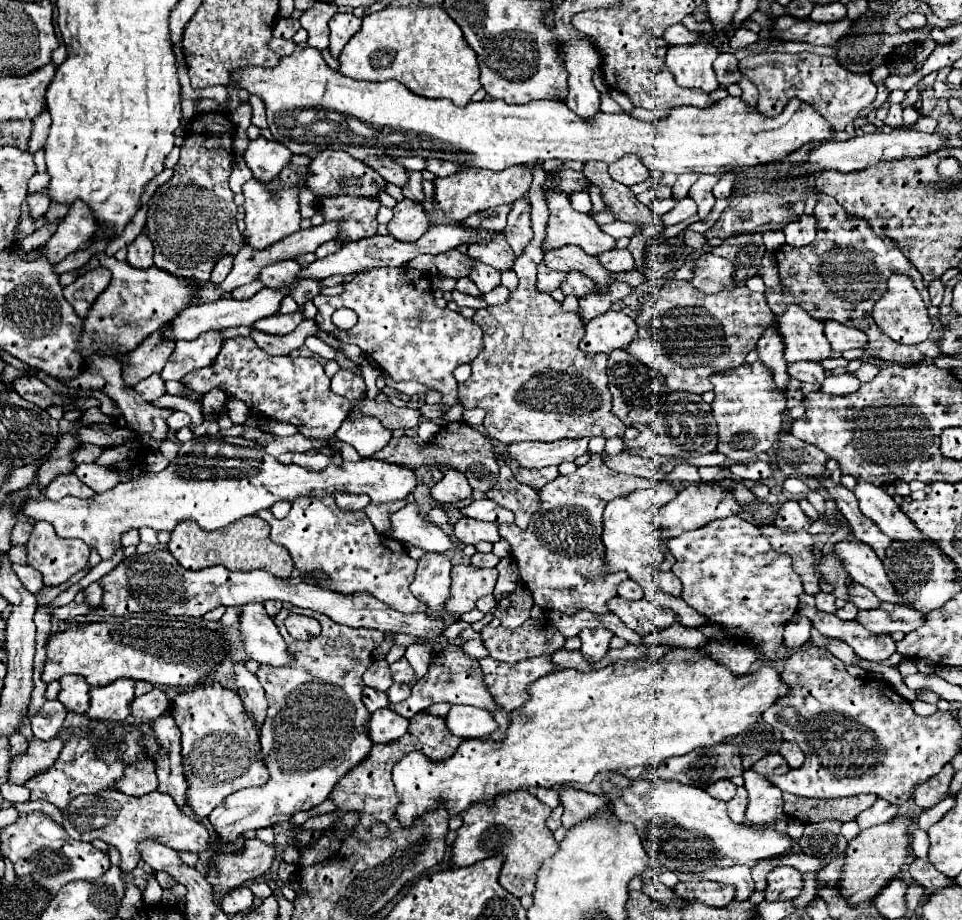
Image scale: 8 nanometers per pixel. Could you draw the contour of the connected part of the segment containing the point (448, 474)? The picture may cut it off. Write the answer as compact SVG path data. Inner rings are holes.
M443 470L443 478L431 488L431 498L443 504L455 504L461 500L471 498L473 488L469 486L467 478L457 470Z

